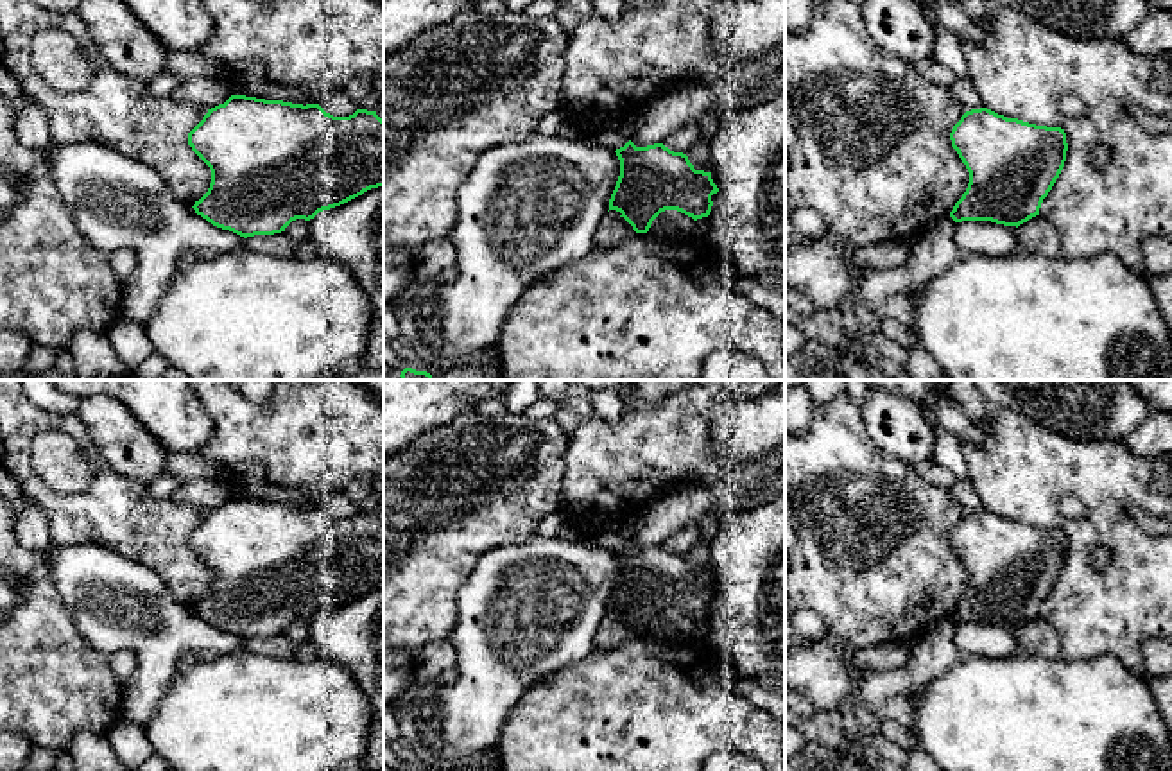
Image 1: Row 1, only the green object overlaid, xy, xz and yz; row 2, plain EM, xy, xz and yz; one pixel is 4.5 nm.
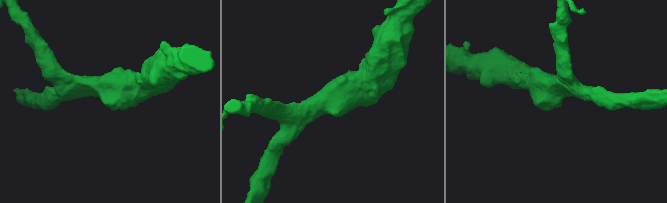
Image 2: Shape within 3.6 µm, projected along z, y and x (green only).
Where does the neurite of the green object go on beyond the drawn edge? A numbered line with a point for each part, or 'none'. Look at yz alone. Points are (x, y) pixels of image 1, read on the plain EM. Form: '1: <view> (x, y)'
none

